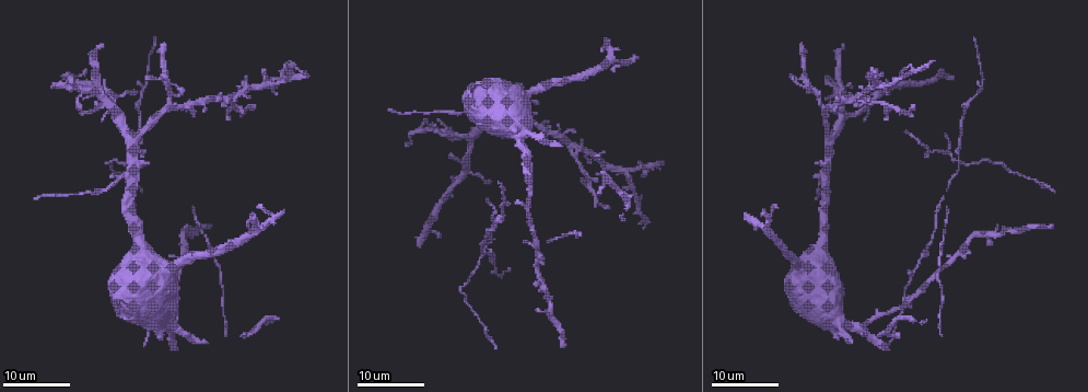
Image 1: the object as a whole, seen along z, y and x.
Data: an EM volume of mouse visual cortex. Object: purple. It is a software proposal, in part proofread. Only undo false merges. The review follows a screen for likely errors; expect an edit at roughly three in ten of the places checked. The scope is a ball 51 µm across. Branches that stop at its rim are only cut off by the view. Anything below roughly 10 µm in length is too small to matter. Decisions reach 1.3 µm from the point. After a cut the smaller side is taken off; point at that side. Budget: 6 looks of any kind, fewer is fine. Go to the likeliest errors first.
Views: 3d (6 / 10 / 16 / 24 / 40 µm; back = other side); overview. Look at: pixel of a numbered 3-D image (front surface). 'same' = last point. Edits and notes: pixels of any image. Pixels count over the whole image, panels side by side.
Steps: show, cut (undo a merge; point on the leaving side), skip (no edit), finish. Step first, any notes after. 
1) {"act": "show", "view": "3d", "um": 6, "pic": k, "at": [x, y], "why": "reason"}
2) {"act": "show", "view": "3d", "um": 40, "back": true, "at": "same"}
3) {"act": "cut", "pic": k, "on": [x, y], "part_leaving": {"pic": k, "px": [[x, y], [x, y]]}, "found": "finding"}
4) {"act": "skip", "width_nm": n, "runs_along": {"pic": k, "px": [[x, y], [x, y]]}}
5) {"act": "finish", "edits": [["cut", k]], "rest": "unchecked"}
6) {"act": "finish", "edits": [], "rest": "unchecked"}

{"act": "show", "view": "3d", "um": 24, "pic": 1, "at": [958, 162], "why": "looks like a crossing"}

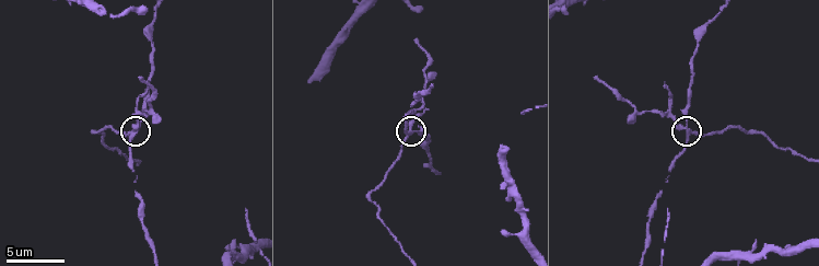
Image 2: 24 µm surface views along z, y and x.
{"act": "show", "view": "3d", "um": 10, "pic": 2, "at": [685, 127], "why": "zoom in"}

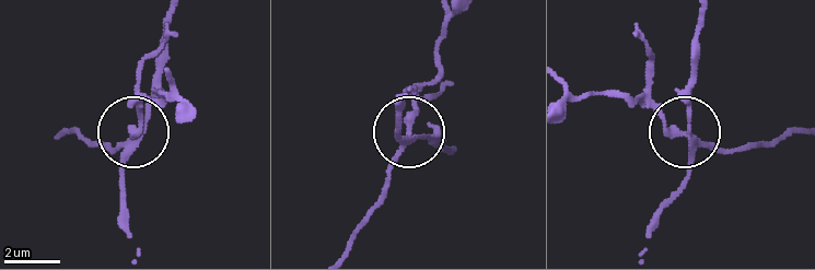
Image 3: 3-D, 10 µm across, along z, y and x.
{"act": "cut", "pic": 3, "on": [418, 108], "width_nm": 230, "part_leaving": {"pic": 3, "px": [[405, 140], [386, 195], [347, 250]]}, "found": "a second neuron is stuck on"}

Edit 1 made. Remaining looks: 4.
{"act": "show", "view": "overview"}

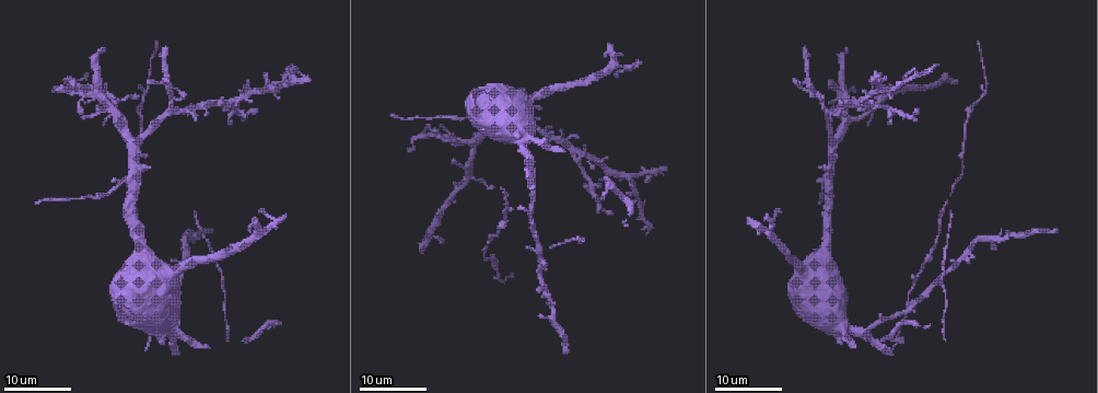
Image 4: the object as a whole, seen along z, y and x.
{"act": "show", "view": "3d", "um": 16, "pic": 4, "at": [128, 178]}

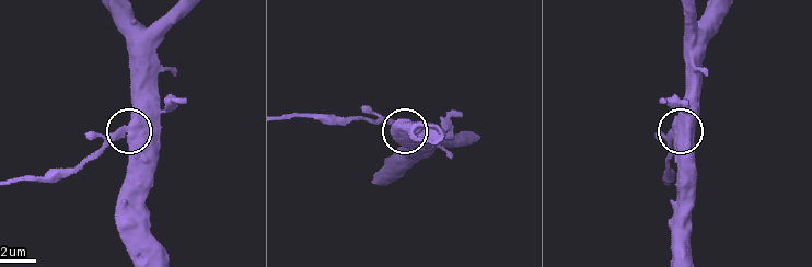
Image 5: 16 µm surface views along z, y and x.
{"act": "show", "view": "3d", "um": 6, "pic": 5, "at": [127, 130], "why": "closer look"}

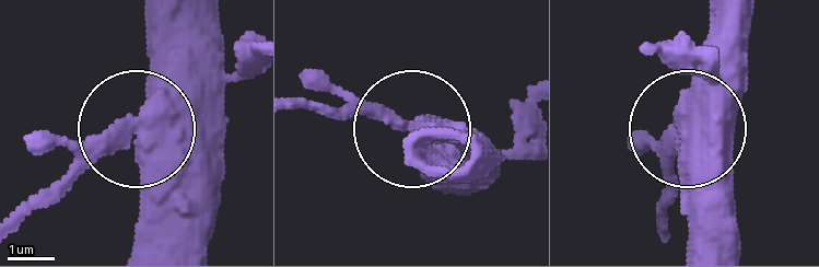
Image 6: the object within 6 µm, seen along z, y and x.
{"act": "cut", "pic": 6, "on": [75, 177], "found": "two neurons meet here"}

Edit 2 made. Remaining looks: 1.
{"act": "show", "view": "3d", "um": 10, "pic": 2, "at": [154, 47]}

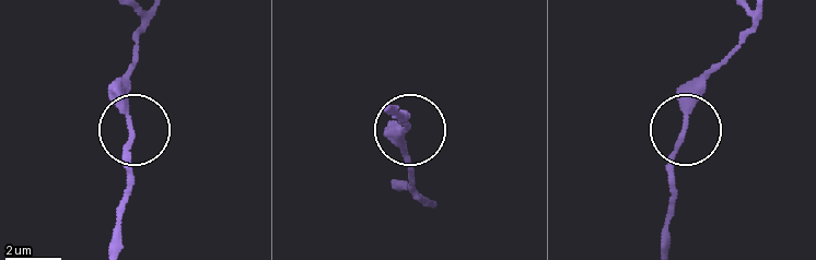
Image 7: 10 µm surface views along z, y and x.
{"act": "skip", "width_nm": 190, "found": "continuous, no second neuron"}

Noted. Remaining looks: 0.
{"act": "finish", "edits": [["cut", 3], ["cut", 6]], "rest": "unchecked"}

